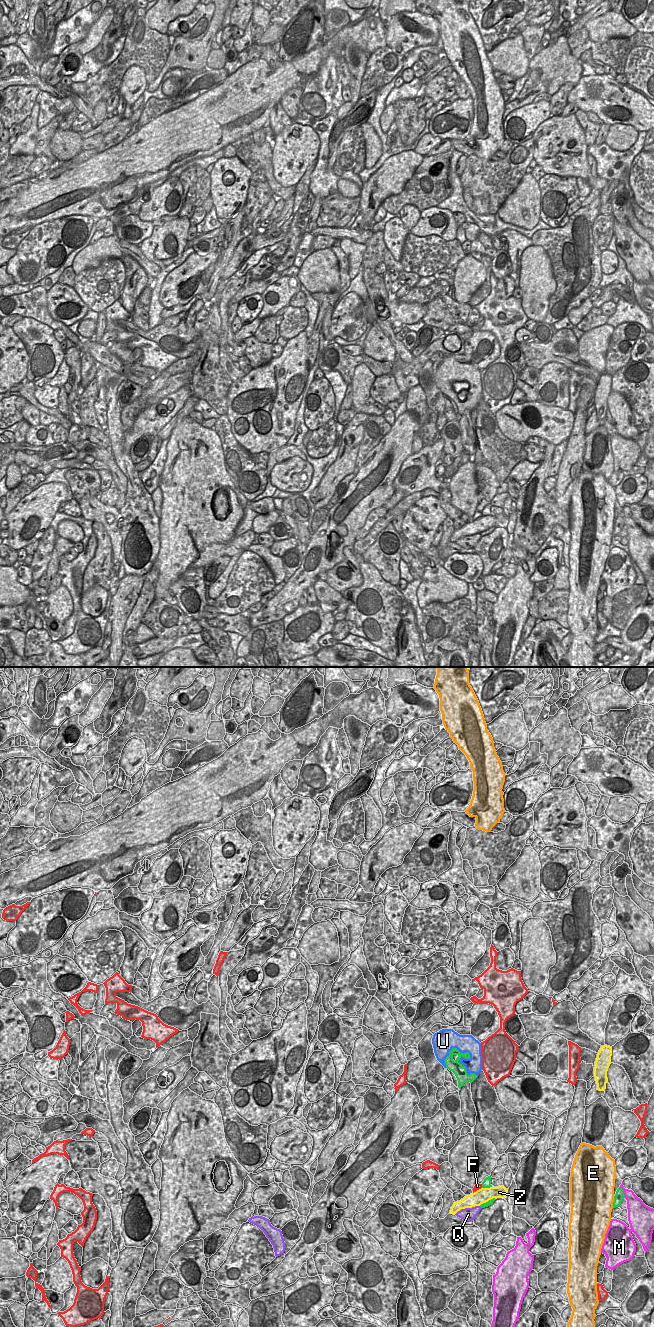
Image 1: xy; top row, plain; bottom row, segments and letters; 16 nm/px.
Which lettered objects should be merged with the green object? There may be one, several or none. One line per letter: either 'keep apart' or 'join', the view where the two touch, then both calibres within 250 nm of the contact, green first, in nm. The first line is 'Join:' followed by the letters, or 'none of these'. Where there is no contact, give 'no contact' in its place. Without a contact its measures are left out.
Join: U
E: keep apart | xy | 160/500 nm
F: keep apart | xy | 140/100 nm
M: keep apart | xy | 160/240 nm
Q: keep apart | no contact
U: join | xy | 200/280 nm
Z: keep apart | xy | 90/240 nm

